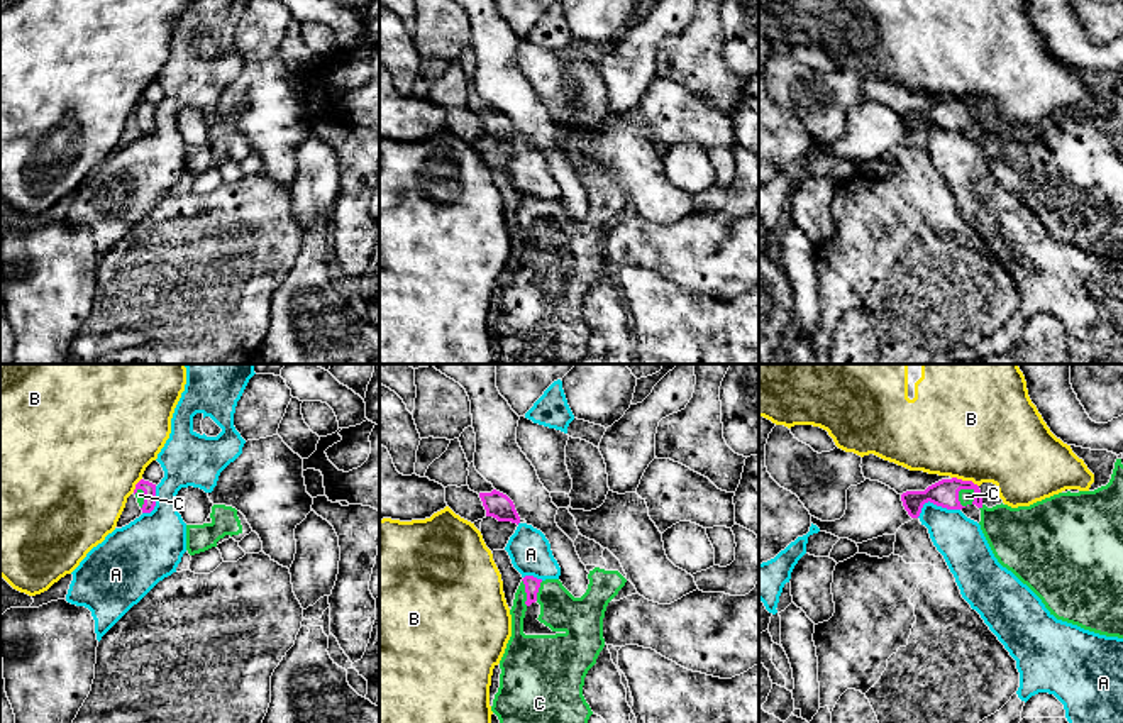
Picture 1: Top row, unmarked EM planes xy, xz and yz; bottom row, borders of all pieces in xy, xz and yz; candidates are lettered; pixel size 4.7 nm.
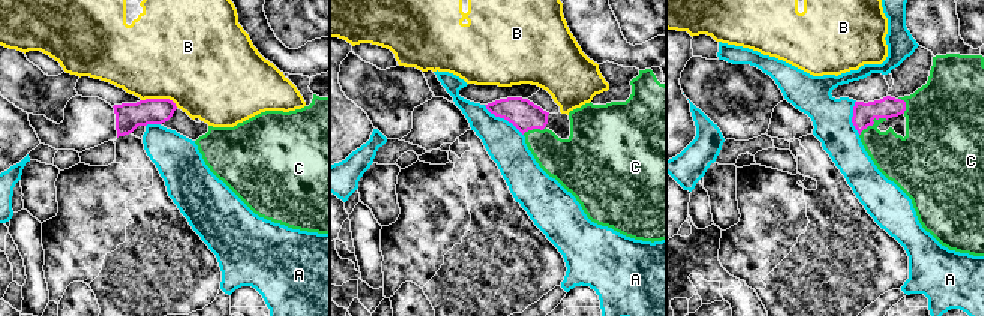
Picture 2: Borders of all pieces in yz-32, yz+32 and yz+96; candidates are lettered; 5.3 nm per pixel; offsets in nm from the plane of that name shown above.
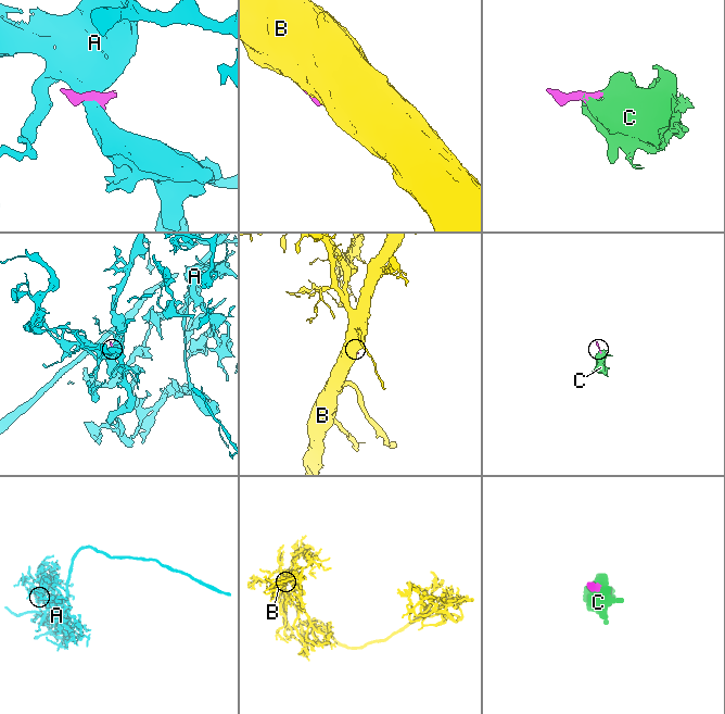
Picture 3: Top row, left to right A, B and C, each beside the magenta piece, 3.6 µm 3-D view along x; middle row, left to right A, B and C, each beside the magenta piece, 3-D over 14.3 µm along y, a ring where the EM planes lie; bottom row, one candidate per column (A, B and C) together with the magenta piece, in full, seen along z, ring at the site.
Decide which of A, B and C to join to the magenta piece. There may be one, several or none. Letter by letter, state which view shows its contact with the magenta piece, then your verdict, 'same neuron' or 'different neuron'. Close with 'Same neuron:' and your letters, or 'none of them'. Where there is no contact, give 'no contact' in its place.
A: meets magenta in yz; different neuron
B: meets magenta in yz; different neuron
C: meets magenta in yz; same neuron
Same neuron: C

